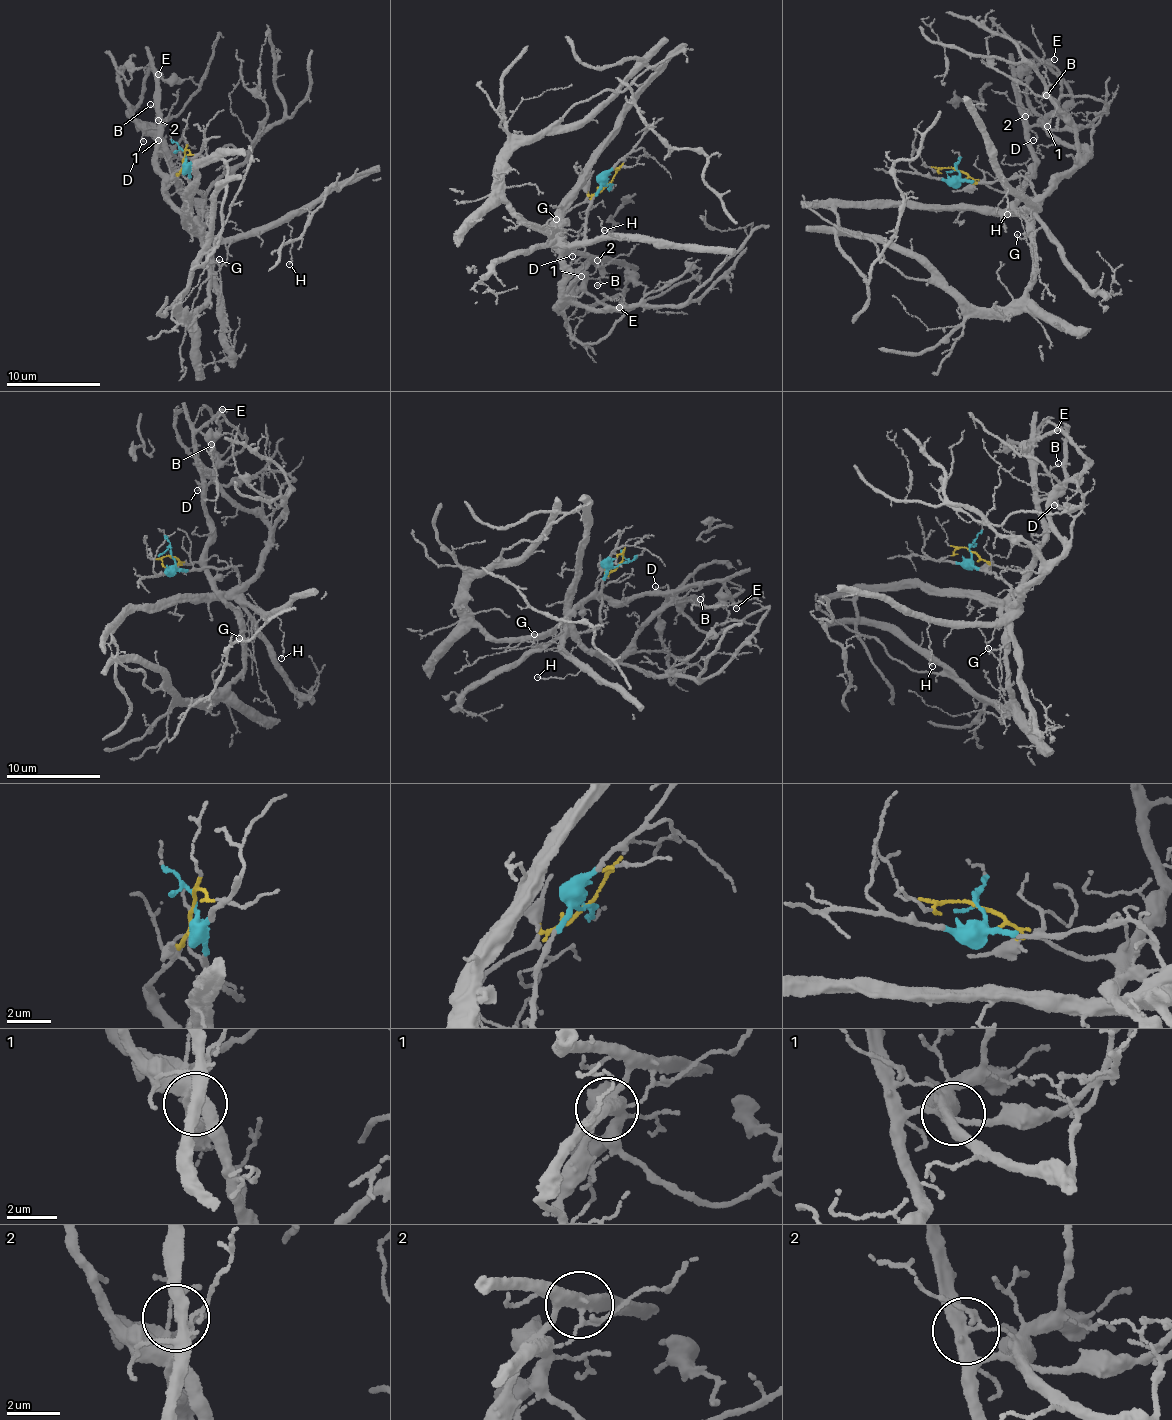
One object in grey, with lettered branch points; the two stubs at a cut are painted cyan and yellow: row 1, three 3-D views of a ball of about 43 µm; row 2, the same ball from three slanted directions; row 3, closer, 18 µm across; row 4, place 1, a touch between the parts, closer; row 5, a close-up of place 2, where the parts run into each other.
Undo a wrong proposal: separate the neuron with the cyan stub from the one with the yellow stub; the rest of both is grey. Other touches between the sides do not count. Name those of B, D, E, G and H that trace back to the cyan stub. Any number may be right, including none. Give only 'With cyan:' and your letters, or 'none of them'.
With cyan: B, G, H

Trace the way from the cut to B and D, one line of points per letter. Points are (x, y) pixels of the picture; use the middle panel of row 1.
B: (609, 184), (586, 214), (584, 242), (564, 252), (568, 267), (557, 306), (578, 276), (600, 279), (596, 286)
D: (609, 184), (570, 209), (562, 222), (566, 251), (591, 256), (574, 259), (573, 255)

